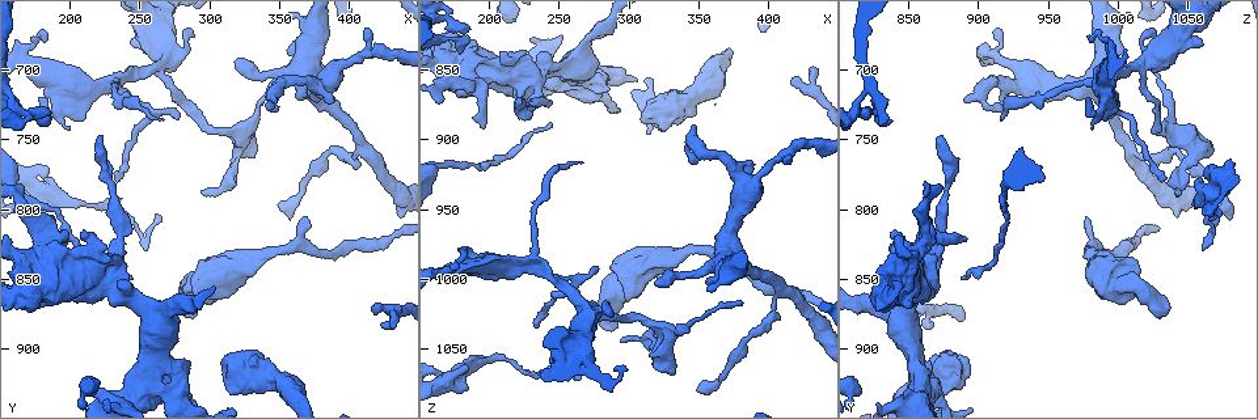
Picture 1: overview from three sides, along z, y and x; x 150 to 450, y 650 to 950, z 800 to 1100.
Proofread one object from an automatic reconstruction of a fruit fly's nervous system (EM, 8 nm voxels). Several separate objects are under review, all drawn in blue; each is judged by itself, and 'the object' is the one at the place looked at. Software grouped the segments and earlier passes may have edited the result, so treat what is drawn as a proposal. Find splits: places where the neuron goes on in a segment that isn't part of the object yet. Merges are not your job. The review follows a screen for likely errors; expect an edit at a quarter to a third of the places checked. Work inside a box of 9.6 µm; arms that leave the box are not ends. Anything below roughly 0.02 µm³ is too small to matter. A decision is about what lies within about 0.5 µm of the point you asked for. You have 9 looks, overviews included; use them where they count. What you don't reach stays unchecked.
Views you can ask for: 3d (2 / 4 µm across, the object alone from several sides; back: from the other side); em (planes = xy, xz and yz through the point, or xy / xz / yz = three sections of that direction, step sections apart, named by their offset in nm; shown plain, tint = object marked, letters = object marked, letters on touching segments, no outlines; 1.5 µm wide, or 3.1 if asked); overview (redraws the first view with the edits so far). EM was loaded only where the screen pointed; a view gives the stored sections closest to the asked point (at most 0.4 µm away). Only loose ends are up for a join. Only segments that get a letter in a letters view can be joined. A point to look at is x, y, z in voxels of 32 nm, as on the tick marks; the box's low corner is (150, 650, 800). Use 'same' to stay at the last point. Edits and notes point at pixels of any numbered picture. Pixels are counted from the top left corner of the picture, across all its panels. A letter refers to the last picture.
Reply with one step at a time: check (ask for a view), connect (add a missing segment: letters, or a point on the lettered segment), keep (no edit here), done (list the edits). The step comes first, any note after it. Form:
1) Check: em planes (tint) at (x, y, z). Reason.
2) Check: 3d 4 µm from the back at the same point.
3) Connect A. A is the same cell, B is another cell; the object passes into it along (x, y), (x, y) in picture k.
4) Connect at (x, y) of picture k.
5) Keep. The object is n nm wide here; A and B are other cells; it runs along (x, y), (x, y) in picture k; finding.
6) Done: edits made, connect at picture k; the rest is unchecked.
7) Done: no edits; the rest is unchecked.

Check: em xz step 4 (tint) at (222, 748, 874). End of a long branch.

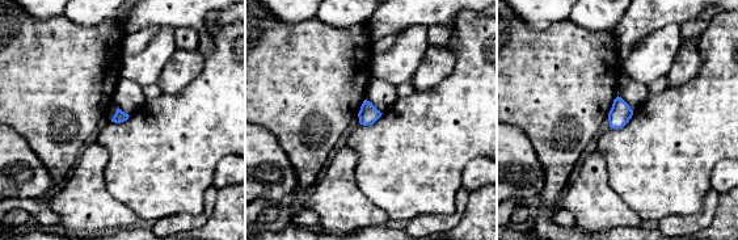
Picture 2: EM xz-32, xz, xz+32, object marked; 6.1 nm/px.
Check: em planes (letters) at the same point.

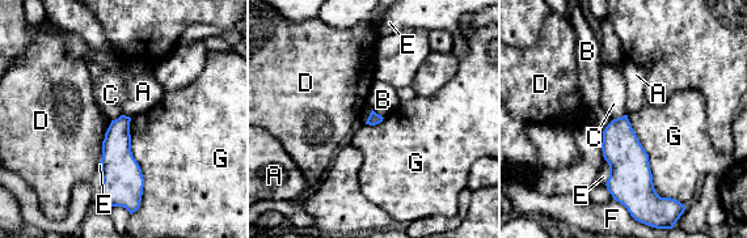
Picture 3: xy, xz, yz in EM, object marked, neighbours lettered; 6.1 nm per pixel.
Keep. The longest contact is with G, 600 nm; A, B, C, D, E, F and G are other cells; none of them fits.

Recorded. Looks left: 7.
Check: em planes (letters) at (224, 864, 864). Free end.

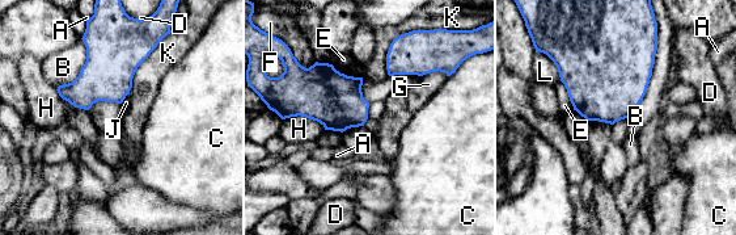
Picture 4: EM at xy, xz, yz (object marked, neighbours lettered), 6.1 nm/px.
Keep. A, B, C, D, E, F, G, H, J, K and L are other cells; a border runs along (627, 117), (612, 125) in picture 4; none of them fits.

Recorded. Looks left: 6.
Check: 3d 4 µm from the back at (276, 874, 1032). Thick end.

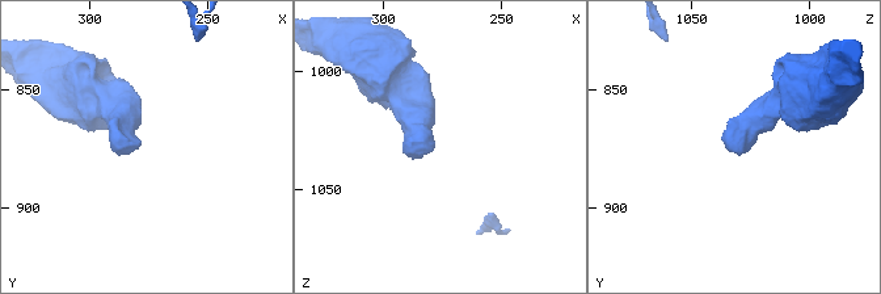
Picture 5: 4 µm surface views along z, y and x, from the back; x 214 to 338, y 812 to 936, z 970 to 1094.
Check: em planes (plain) at (277, 873, 1032). Now the EM.

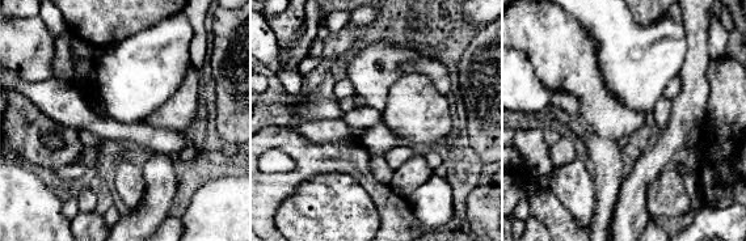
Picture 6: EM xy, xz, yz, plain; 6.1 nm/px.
Check: em planes (letters) at the same point.

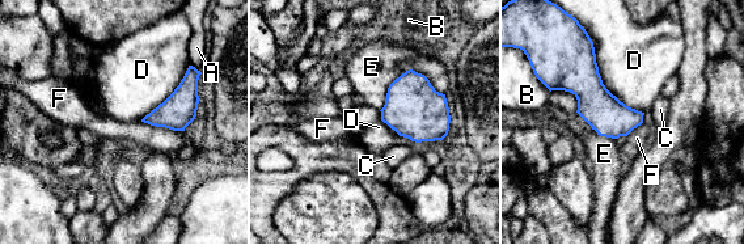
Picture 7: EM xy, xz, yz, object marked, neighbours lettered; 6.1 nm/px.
Keep. The longest contact is with D, 550 nm; A, B, C, D, E and F are other cells; none of them fits.

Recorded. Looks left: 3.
Check: em xz step 4 (tint) at (184, 772, 1064). Free end.

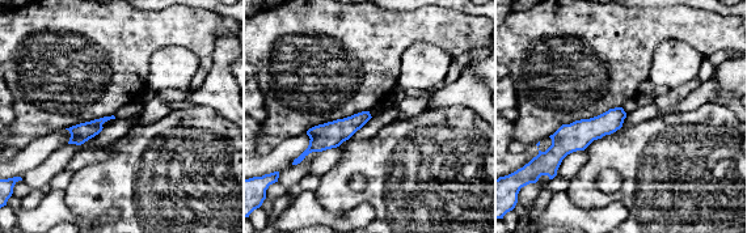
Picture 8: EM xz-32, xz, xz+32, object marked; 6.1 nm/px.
Check: em planes (tint) at the same point.

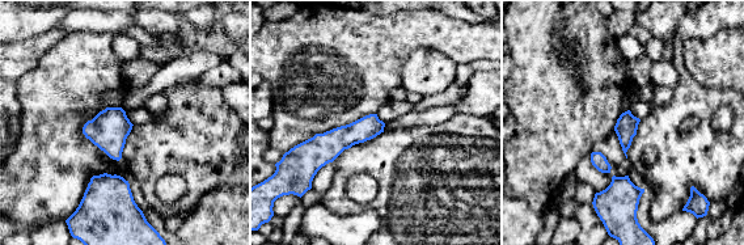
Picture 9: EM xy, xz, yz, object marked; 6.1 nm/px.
Check: em planes (letters) at the same point.

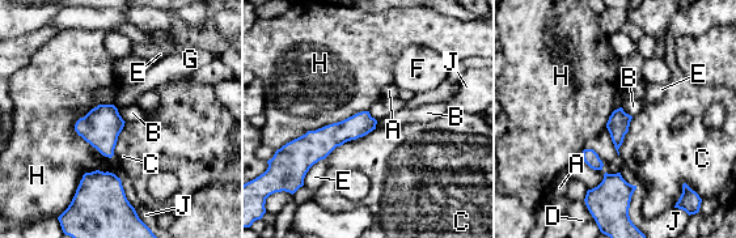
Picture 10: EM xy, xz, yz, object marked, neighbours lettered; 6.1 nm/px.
Keep. The longest contact is with H, 600 nm; A, B, C, D, E, F, G, H and J are other cells; it runs along (372, 122), (295, 151) in picture 10; no lettered segment goes on from it.

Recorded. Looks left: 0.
Done: no edits; the rest is unchecked.

